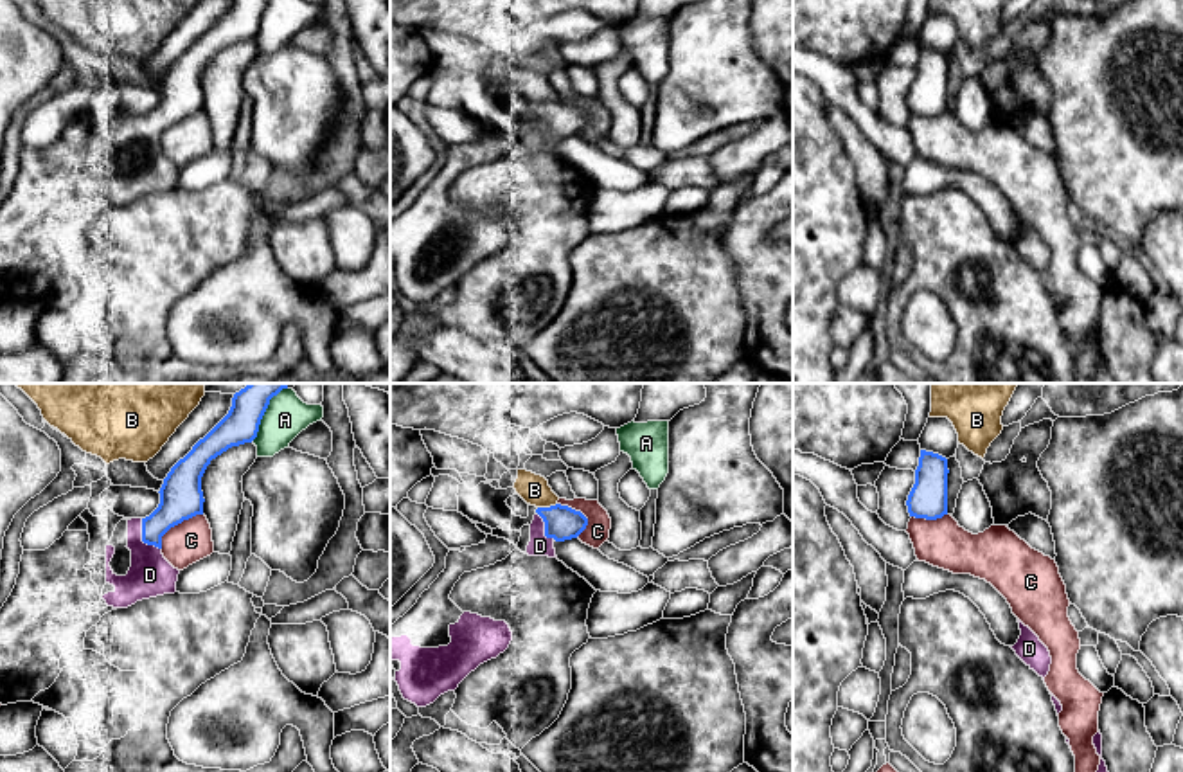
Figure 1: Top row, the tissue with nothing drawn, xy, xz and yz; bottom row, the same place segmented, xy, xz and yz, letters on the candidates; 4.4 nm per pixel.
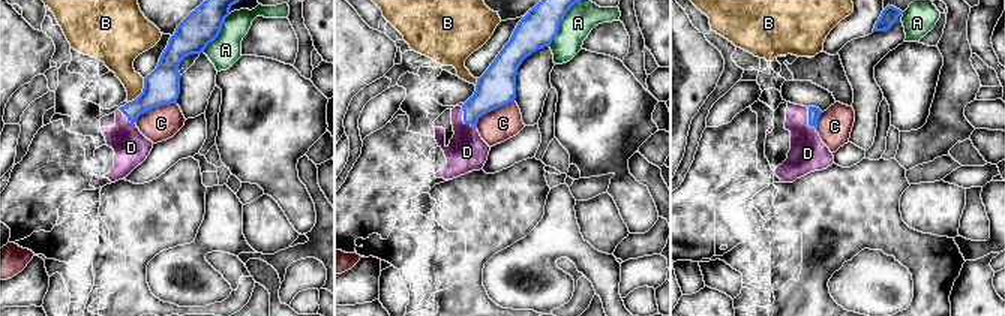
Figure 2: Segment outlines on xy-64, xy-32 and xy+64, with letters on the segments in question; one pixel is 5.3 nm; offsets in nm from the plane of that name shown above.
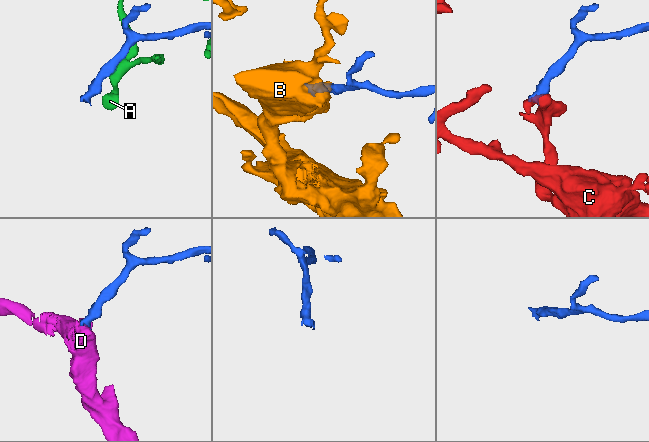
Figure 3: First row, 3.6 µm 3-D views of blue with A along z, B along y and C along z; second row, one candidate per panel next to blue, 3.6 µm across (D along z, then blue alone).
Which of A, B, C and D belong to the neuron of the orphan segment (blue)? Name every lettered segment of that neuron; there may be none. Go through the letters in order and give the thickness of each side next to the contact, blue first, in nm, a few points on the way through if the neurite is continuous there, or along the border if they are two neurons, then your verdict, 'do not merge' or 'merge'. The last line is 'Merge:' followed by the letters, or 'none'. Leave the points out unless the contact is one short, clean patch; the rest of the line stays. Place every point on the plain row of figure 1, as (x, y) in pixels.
A: calibres 160 and 180 nm; do not merge
B: calibres 160 and 140 nm; border xz (556, 99), (538, 105); do not merge
C: calibres 190 and 190 nm; border xy (202, 110), (175, 121), (162, 134), (160, 144); do not merge
D: calibres 190 and 190 nm; way xy (180, 94), (142, 135), (150, 171); merge
Merge: D

